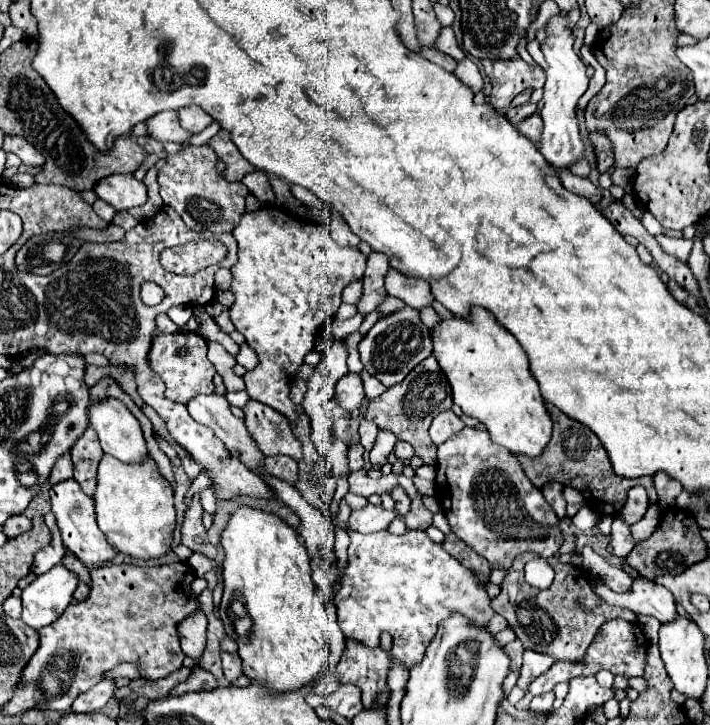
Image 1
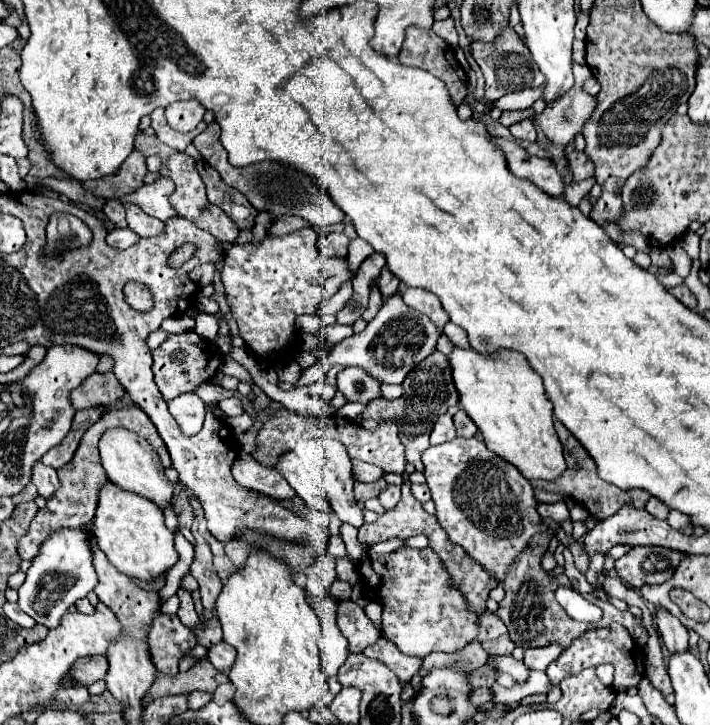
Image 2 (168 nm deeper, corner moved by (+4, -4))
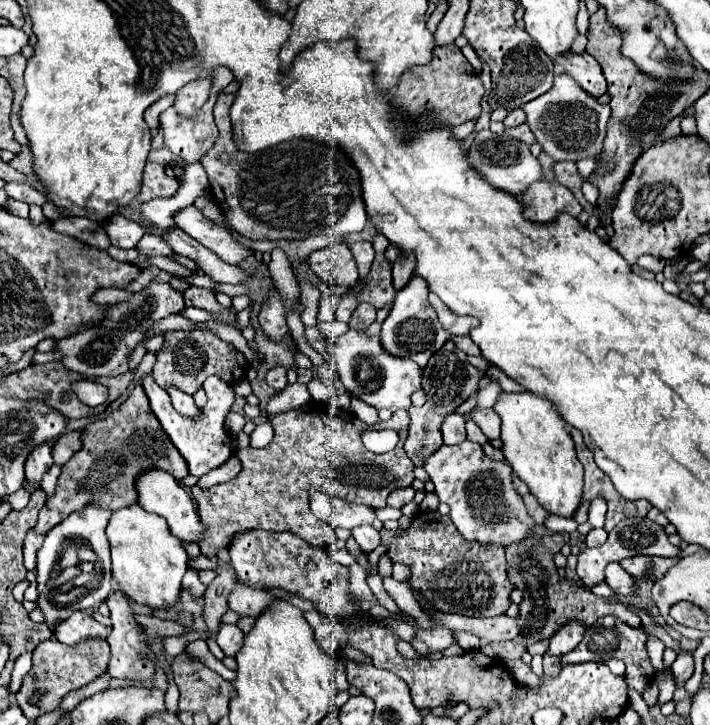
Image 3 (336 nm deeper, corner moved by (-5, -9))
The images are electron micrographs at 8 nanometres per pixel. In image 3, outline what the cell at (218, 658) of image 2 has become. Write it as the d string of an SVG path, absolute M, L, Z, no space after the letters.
M221 624L215 642L225 652L225 656L235 656L243 644L243 632L233 624Z

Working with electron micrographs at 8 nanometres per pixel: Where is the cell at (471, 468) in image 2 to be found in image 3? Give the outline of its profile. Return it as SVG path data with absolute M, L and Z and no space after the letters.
M465 440L457 446L441 446L435 454L431 454L423 468L427 470L429 478L433 480L435 484L435 492L439 496L441 502L445 502L451 512L451 520L453 524L457 526L457 530L461 532L461 536L465 540L471 540L471 542L479 542L483 546L493 546L493 544L501 544L503 548L511 546L511 544L519 544L523 542L531 530L535 528L535 520L531 520L525 504L523 504L523 498L521 494L515 490L515 484L513 484L513 468L509 462L501 462L501 460L493 460L493 458L487 458L481 444L477 442L471 442L471 440Z

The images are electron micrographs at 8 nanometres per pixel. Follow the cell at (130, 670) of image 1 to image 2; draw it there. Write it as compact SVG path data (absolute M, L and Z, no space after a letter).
M80 657L70 673L66 675L66 679L62 681L62 687L86 687L98 679L104 679L106 675L106 667L108 667L108 661L104 657Z

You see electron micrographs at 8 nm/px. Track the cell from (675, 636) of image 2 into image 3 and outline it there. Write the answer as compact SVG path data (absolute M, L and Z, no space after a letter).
M681 652L671 666L671 672L673 672L677 684L687 682L693 674L693 654L691 652Z

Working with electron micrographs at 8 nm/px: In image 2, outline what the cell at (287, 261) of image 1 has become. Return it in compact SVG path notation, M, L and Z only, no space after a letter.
M304 227L282 237L266 237L260 245L244 243L226 251L222 269L226 297L246 347L260 357L272 357L272 353L288 347L294 347L296 353L298 333L294 319L304 313L316 313L324 299L352 279L346 259L322 259L316 243L318 233L312 227Z

